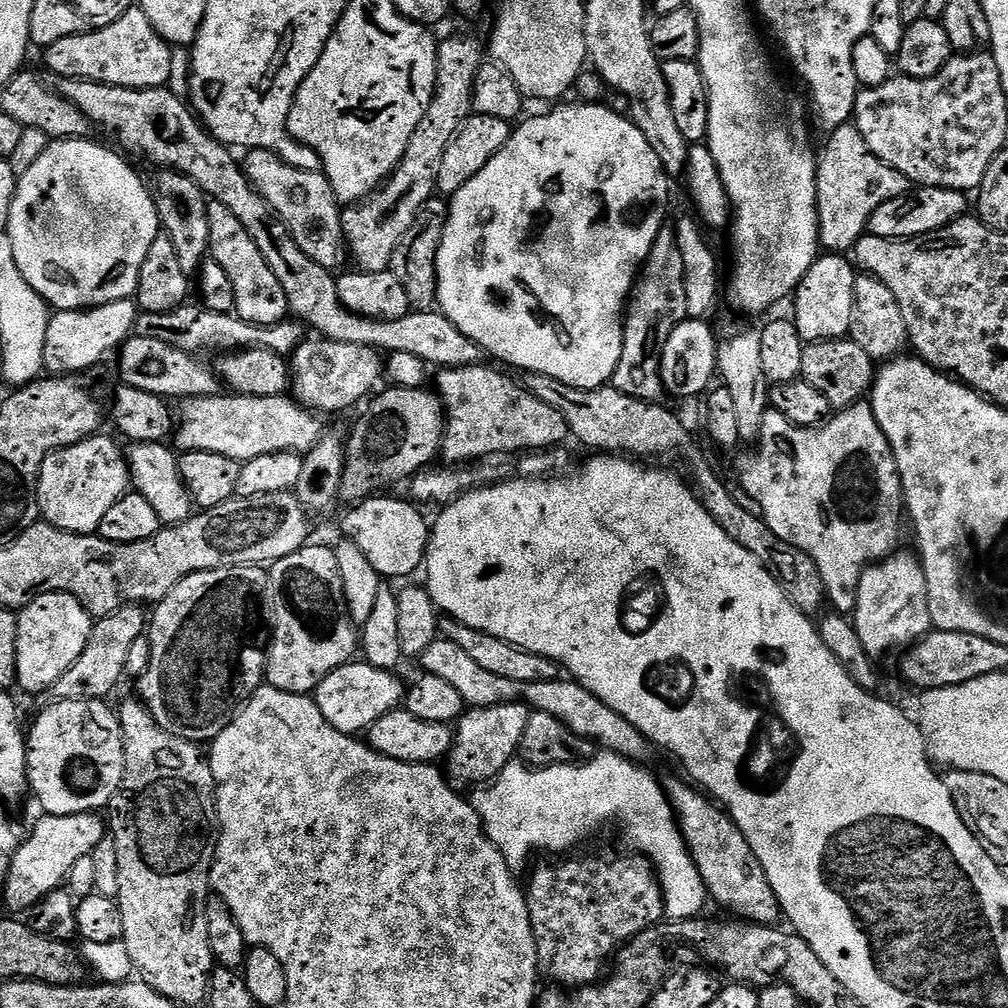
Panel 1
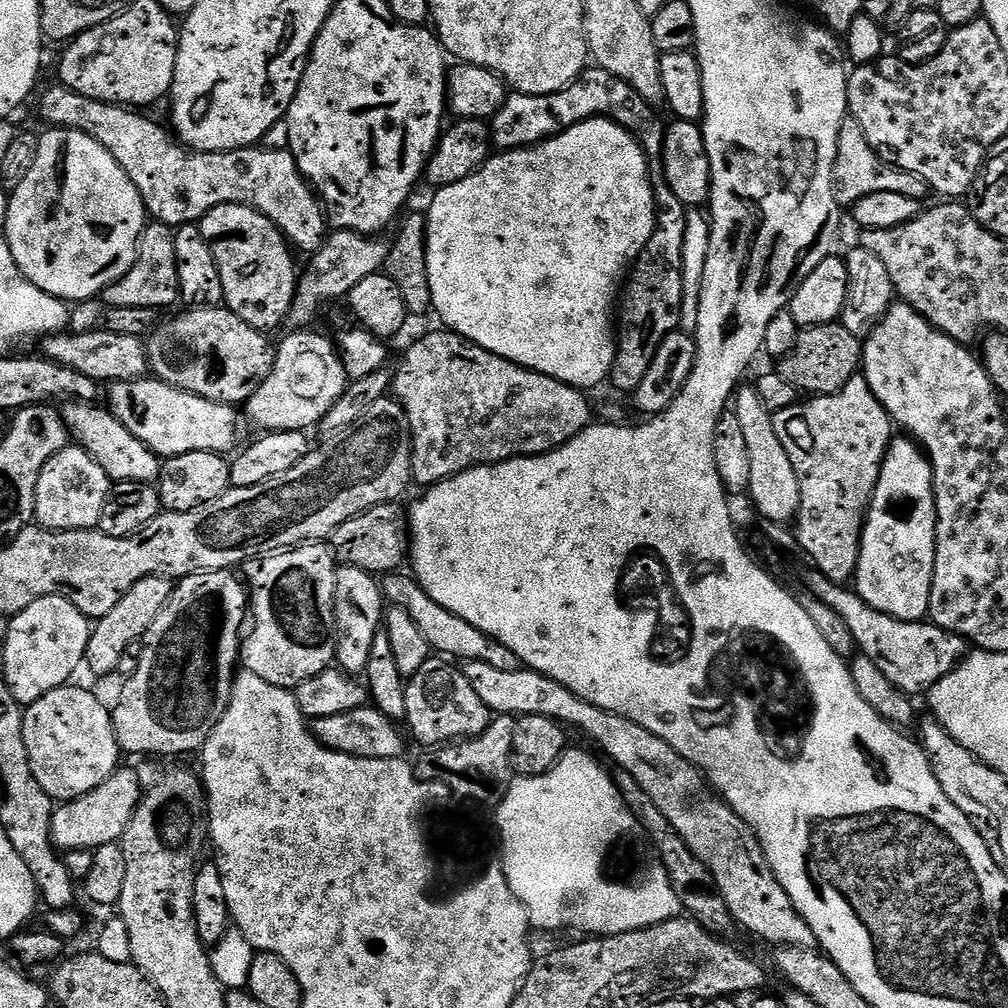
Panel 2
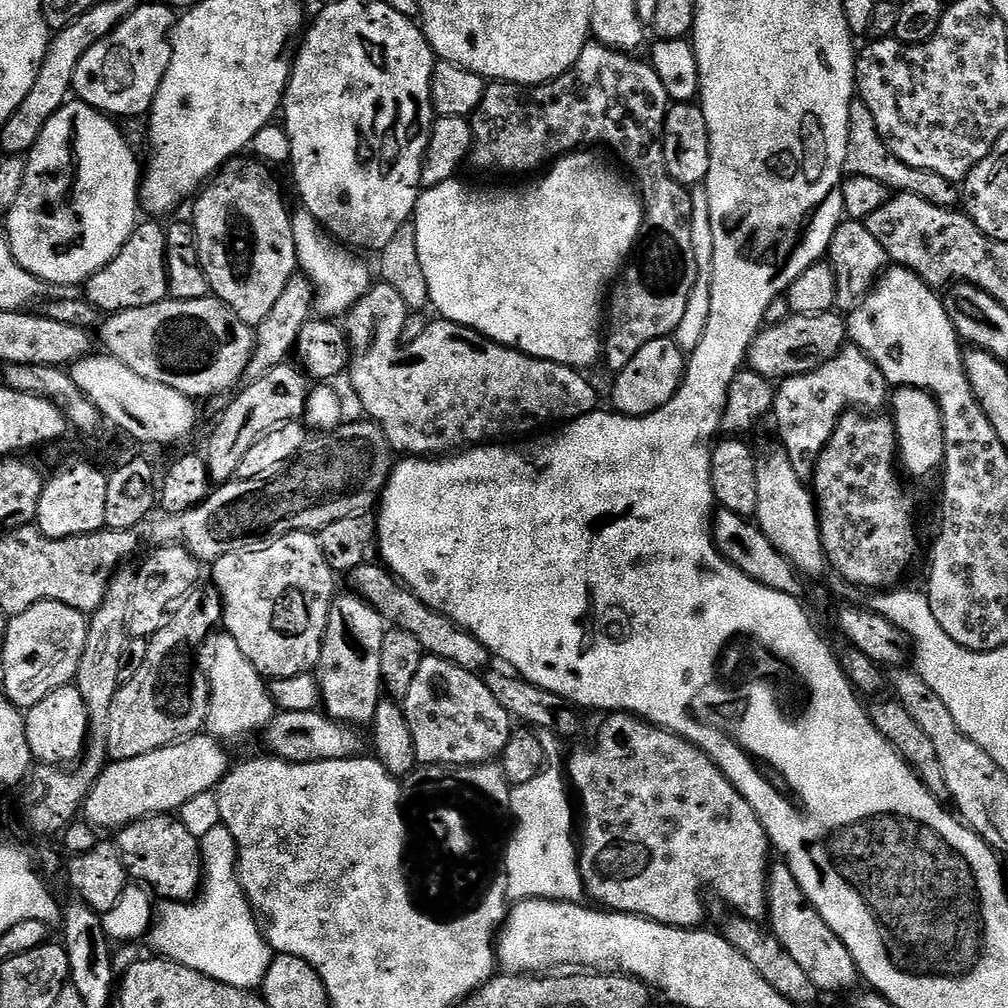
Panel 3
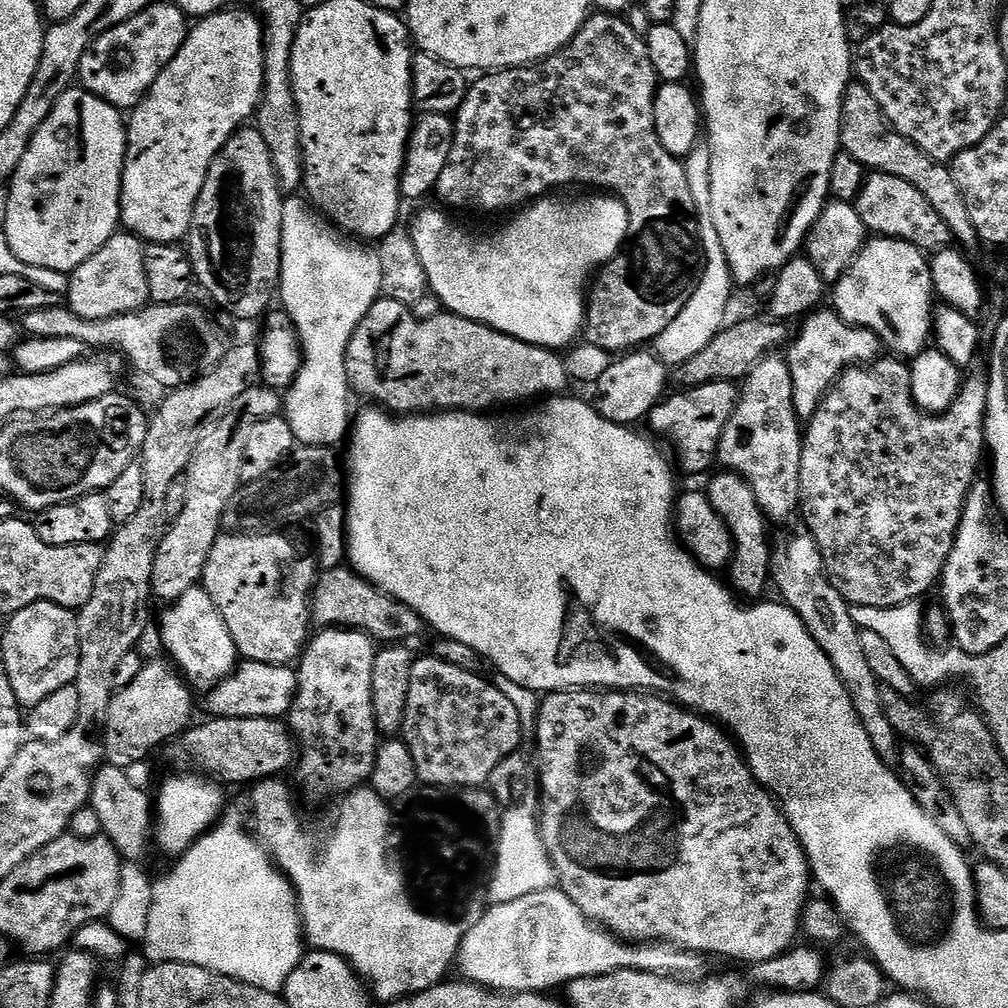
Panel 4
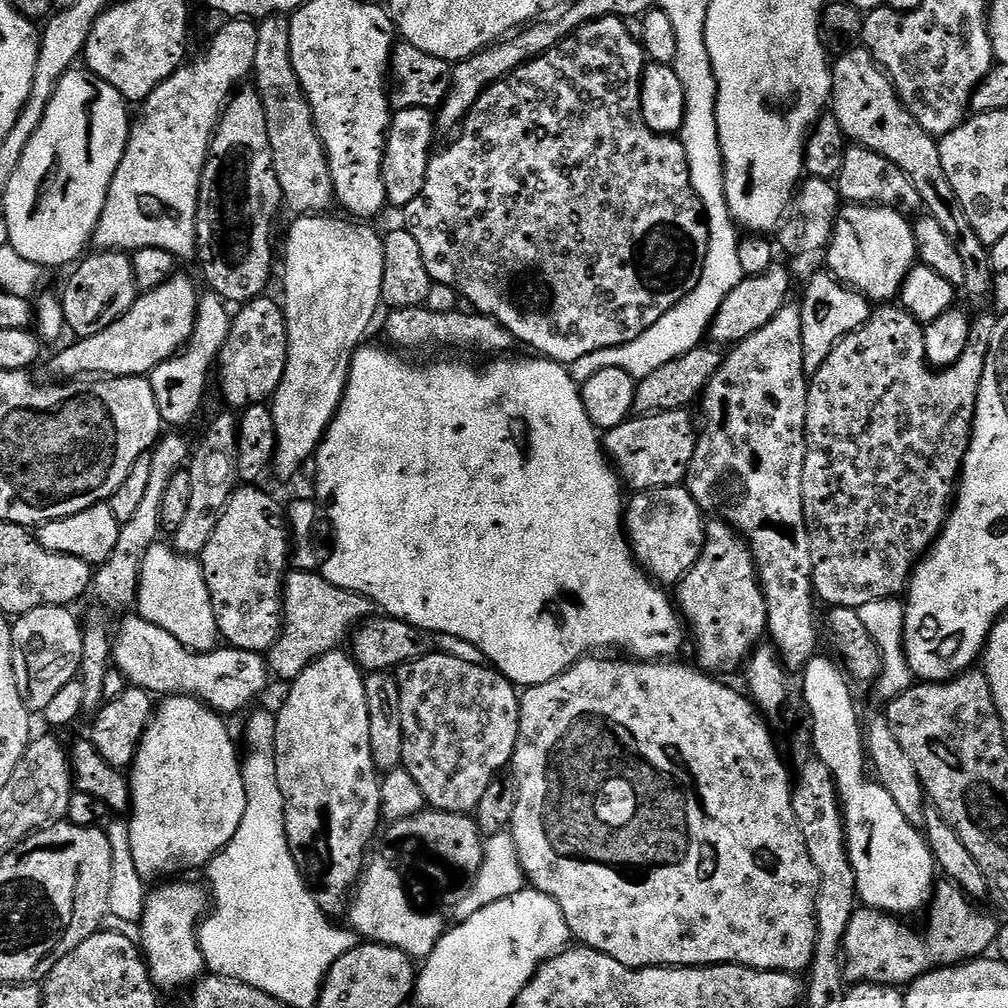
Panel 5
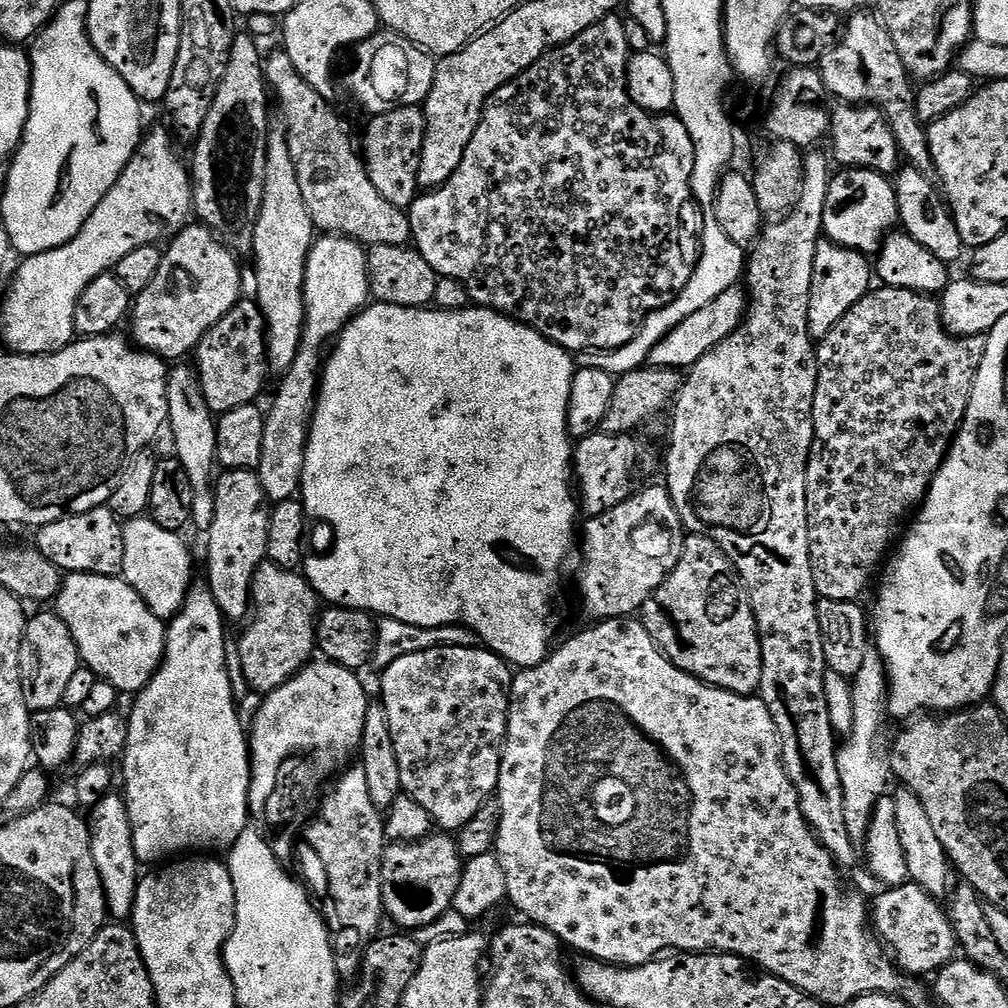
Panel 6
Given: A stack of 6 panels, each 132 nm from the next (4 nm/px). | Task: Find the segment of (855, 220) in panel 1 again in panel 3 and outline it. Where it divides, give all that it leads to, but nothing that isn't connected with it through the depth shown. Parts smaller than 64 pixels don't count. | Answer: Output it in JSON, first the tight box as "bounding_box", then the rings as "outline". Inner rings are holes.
{"bounding_box":[845,98,958,208],"outline":[[[859,98],[853,99],[850,106],[850,126],[848,127],[848,149],[846,150],[845,169],[853,176],[875,178],[896,192],[909,192],[934,206],[956,208],[958,204],[958,188],[955,183],[942,174],[934,174],[930,170],[918,170],[906,166],[894,153],[885,146],[878,134],[878,126],[874,126],[874,114],[866,110]]]}

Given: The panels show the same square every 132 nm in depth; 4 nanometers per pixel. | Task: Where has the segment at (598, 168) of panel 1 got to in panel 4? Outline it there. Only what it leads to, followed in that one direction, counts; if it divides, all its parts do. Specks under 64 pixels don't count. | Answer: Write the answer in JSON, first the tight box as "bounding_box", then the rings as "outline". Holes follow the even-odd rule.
{"bounding_box":[410,194,628,350],"outline":[[[580,194],[577,200],[552,200],[553,198],[541,198],[529,203],[523,210],[517,211],[516,216],[505,228],[497,230],[493,236],[475,236],[464,228],[459,228],[447,211],[439,207],[428,208],[413,224],[410,231],[414,238],[414,246],[418,246],[418,254],[422,258],[422,266],[426,266],[426,278],[431,295],[438,297],[444,303],[445,309],[453,316],[470,318],[479,324],[488,324],[494,330],[502,334],[510,334],[527,344],[533,344],[539,348],[551,348],[553,350],[564,350],[577,343],[582,329],[586,323],[586,289],[593,279],[594,273],[603,268],[608,261],[622,251],[622,245],[628,238],[628,208],[617,197],[611,194]]]}

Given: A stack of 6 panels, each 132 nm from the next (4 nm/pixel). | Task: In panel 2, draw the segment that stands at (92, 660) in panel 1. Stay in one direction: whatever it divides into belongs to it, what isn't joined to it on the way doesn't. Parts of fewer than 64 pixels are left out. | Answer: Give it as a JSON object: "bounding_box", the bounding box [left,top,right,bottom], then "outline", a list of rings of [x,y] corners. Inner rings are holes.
{"bounding_box":[86,576,173,676],"outline":[[[147,576],[138,582],[124,595],[122,602],[110,610],[92,628],[92,637],[88,640],[88,655],[86,657],[86,668],[89,668],[96,676],[112,676],[115,673],[118,662],[122,662],[122,654],[131,644],[143,641],[144,635],[154,626],[154,618],[166,606],[170,598],[173,581],[166,576]]]}

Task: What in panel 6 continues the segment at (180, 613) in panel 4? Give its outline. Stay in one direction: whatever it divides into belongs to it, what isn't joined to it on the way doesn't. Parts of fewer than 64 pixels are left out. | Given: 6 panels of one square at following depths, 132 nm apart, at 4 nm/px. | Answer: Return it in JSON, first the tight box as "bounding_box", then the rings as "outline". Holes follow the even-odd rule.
{"bounding_box":[122,518,193,622],"outline":[[[137,518],[124,524],[126,558],[122,579],[134,586],[146,606],[150,606],[150,610],[154,610],[154,614],[165,622],[180,611],[193,583],[192,556],[184,545],[184,538],[170,530],[162,530],[162,526],[158,526],[151,518]]]}

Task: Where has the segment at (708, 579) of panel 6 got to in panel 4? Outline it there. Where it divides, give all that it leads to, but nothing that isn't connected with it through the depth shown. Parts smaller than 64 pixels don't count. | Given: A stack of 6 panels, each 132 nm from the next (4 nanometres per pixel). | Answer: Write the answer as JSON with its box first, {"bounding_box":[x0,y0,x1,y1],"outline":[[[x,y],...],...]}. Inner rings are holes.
{"bounding_box":[706,470,774,598],"outline":[[[727,470],[718,472],[711,477],[713,480],[706,485],[706,491],[710,506],[714,506],[717,514],[724,519],[732,535],[732,543],[734,545],[732,563],[726,569],[727,575],[732,575],[732,580],[730,579],[731,587],[741,597],[748,596],[744,598],[763,597],[760,595],[767,588],[770,588],[770,577],[772,574],[772,554],[774,548],[773,545],[768,545],[770,521],[758,506],[758,500],[754,498],[754,492],[750,490],[746,478],[742,478],[736,472]]]}

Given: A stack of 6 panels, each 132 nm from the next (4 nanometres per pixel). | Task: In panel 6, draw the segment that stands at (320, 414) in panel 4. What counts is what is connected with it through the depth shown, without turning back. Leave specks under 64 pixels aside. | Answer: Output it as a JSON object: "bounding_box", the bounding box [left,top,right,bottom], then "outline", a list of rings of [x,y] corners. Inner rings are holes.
{"bounding_box":[258,235,369,501],"outline":[[[321,235],[313,243],[306,262],[304,333],[300,349],[294,358],[294,366],[283,373],[281,380],[284,381],[281,382],[272,405],[267,405],[264,417],[262,462],[258,475],[269,501],[285,499],[284,463],[287,460],[292,463],[292,480],[299,482],[302,478],[308,426],[312,422],[312,411],[316,408],[316,393],[320,387],[320,373],[326,349],[369,300],[368,253],[365,245],[348,236]]]}

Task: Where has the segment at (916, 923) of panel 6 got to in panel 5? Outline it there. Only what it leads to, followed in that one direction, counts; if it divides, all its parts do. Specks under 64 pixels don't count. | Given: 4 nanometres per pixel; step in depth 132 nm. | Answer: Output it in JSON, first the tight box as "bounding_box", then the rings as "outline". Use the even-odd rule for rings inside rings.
{"bounding_box":[844,878,1002,986],"outline":[[[944,878],[935,885],[934,895],[927,905],[926,913],[928,912],[928,925],[924,928],[924,936],[920,932],[915,932],[910,925],[904,924],[903,919],[897,918],[887,912],[879,912],[877,908],[865,908],[863,906],[857,907],[855,914],[850,918],[850,926],[846,926],[846,938],[844,939],[844,979],[849,985],[855,986],[857,984],[887,984],[889,986],[907,986],[912,981],[918,979],[922,974],[932,972],[936,968],[951,968],[954,964],[963,964],[966,960],[974,960],[983,957],[985,954],[993,951],[994,945],[1000,939],[1000,929],[1002,927],[1001,921],[998,922],[988,912],[983,912],[983,907],[977,906],[968,895],[960,889],[958,884],[952,883],[951,880]]]}

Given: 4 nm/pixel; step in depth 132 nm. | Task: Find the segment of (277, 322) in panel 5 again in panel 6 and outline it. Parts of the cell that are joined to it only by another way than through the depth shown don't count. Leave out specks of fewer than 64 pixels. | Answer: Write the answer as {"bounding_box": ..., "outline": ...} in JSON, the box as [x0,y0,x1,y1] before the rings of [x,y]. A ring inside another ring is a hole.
{"bounding_box":[194,298,268,413],"outline":[[[241,298],[210,330],[194,349],[196,377],[202,386],[204,406],[209,413],[236,410],[238,406],[257,403],[268,371],[268,341],[264,315],[252,298]]]}

